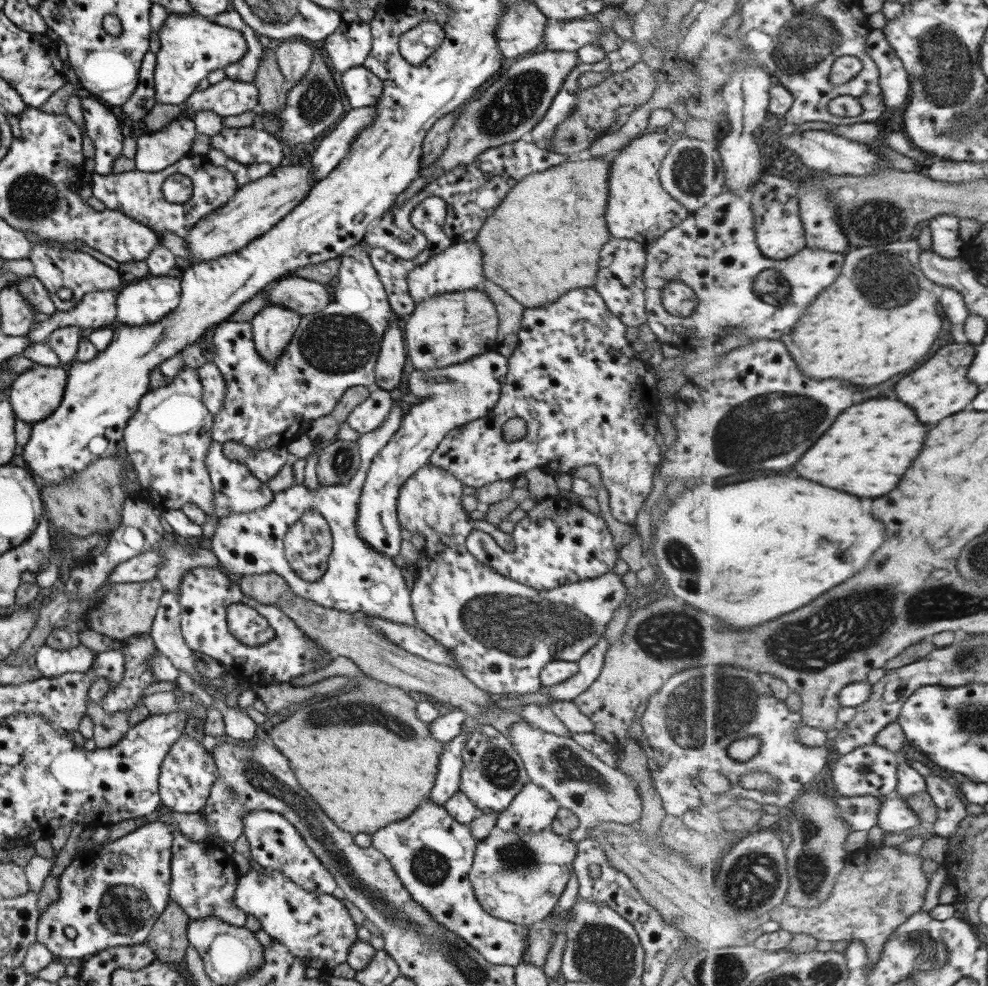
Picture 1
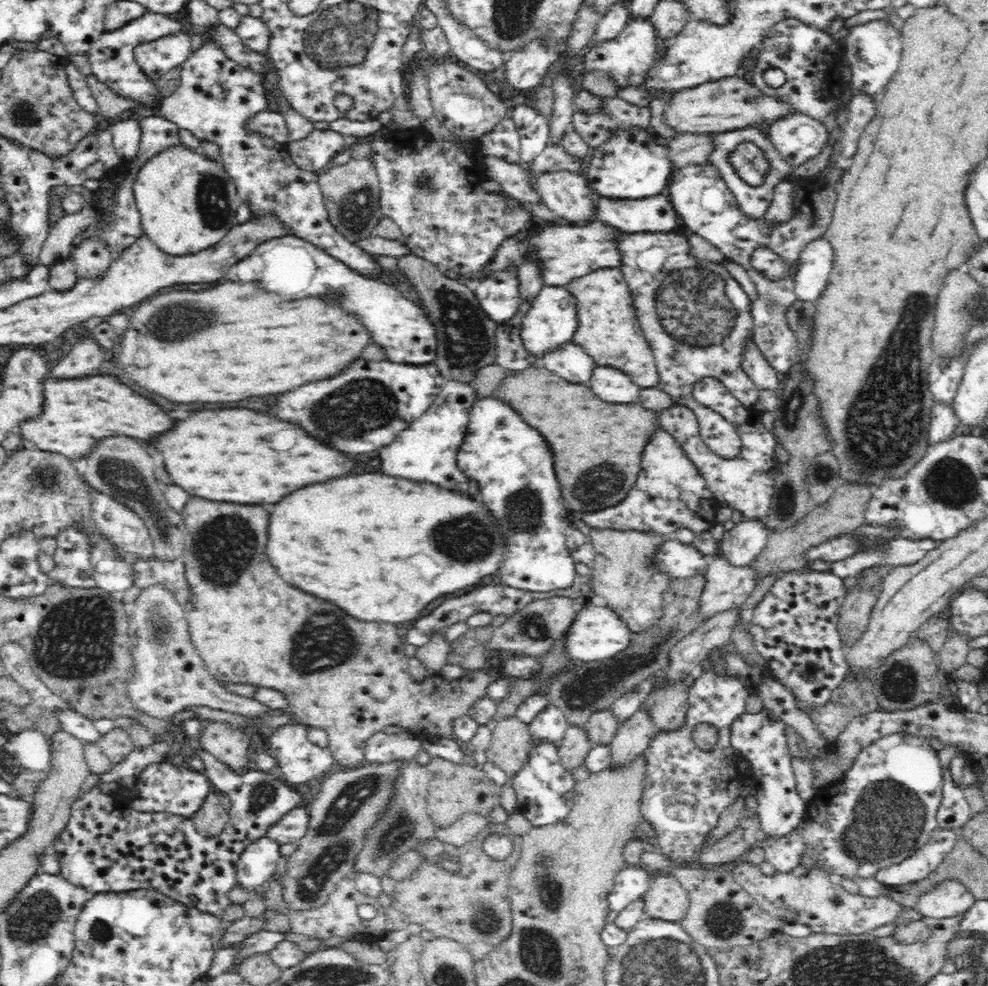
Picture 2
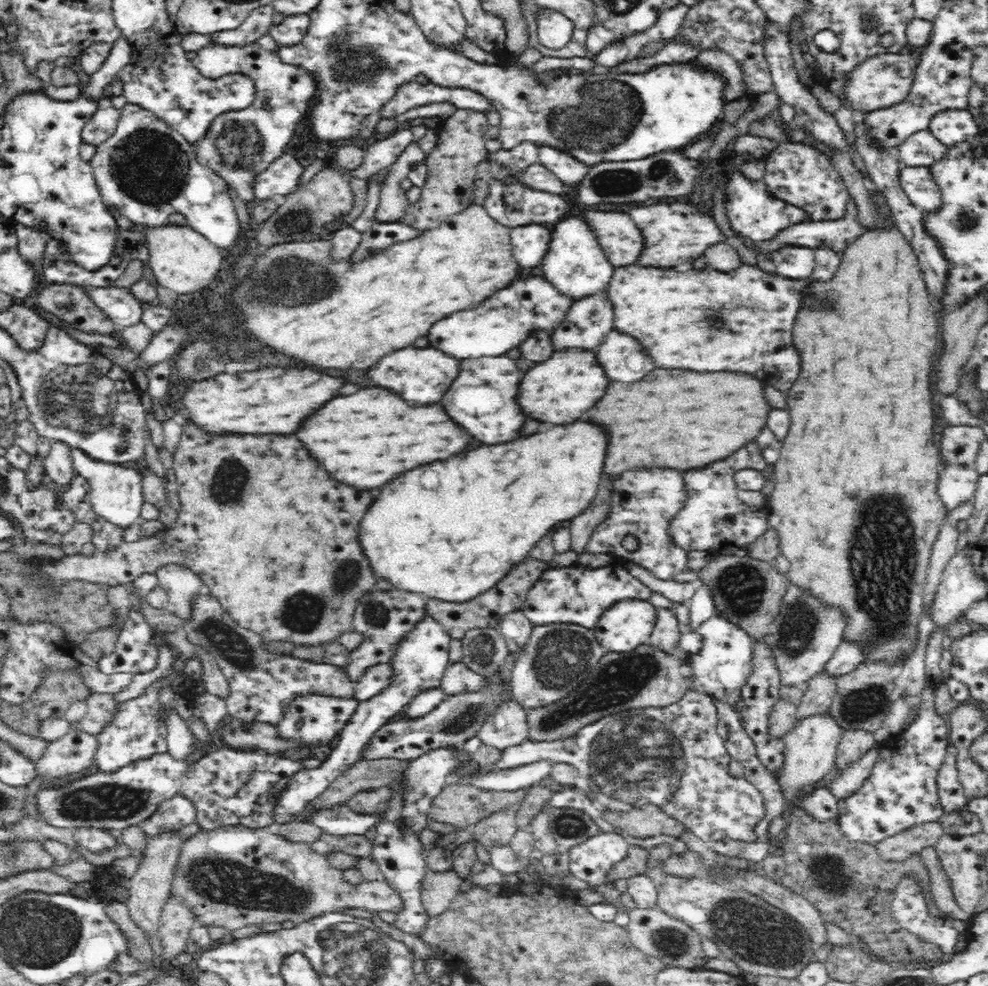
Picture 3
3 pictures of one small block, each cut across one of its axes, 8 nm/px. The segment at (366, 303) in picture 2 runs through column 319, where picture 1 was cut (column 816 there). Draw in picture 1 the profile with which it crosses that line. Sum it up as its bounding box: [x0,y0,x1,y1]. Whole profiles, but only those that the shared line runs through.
[642,191,845,361]

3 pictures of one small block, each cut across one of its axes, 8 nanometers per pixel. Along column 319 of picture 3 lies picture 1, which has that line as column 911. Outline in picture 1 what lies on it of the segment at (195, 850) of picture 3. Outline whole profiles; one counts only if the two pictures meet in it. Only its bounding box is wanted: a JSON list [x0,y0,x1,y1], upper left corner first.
[770,846,929,969]

